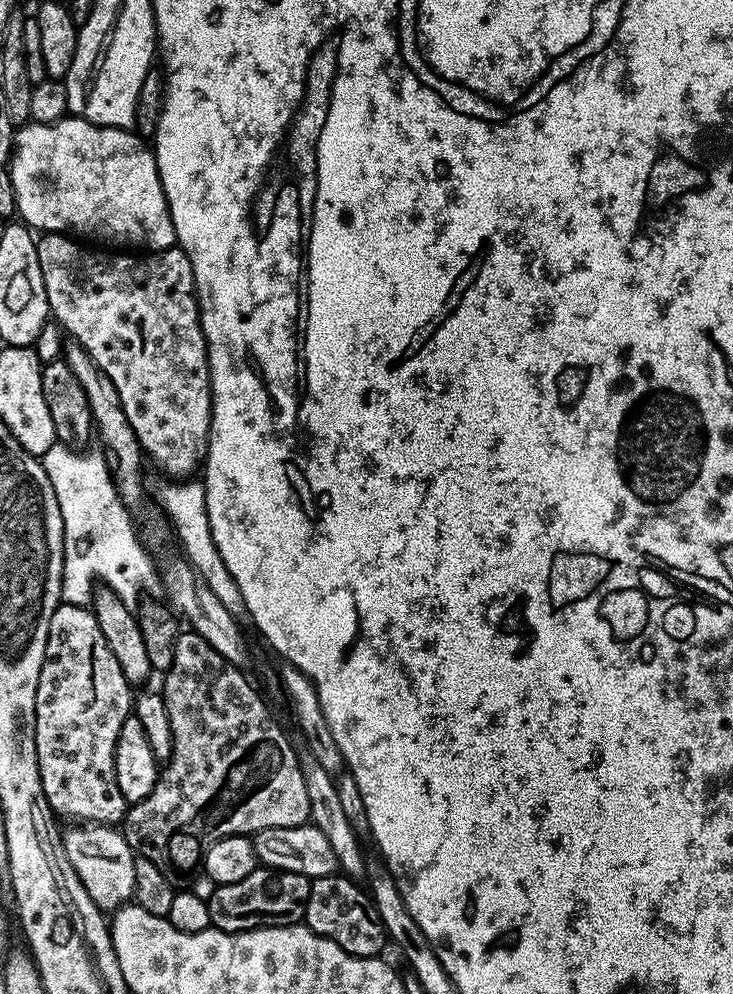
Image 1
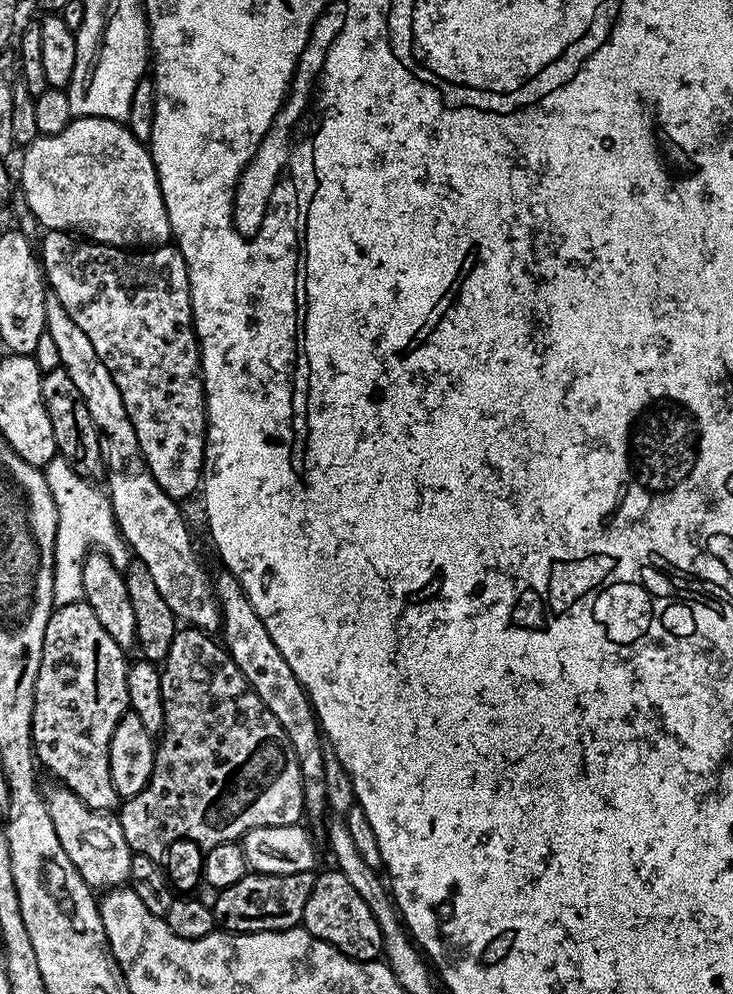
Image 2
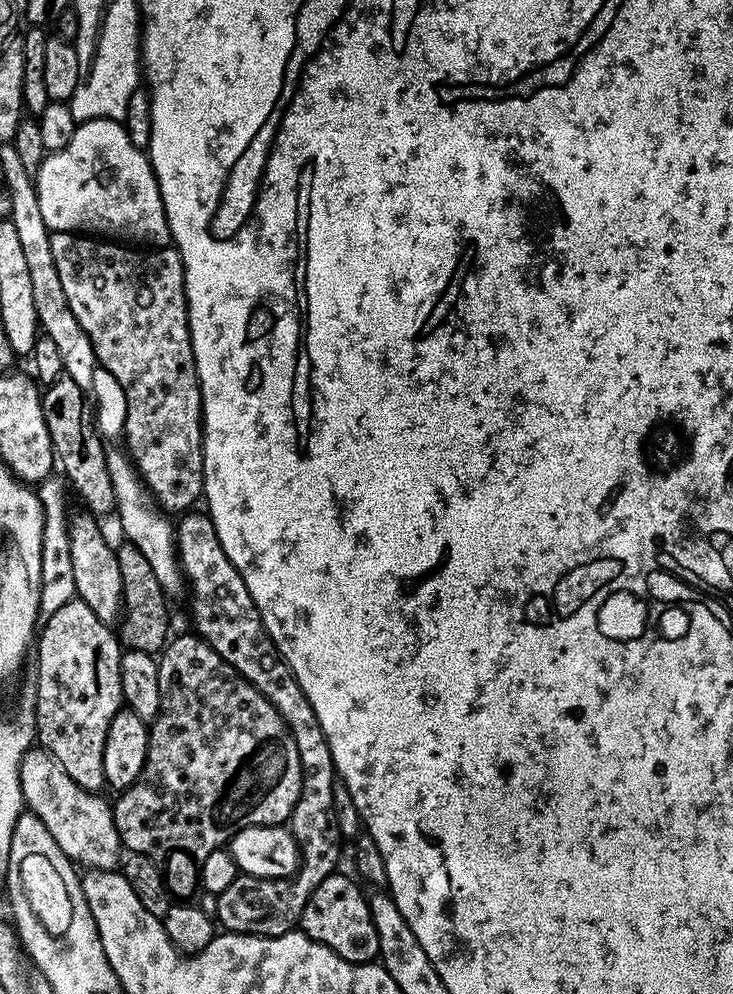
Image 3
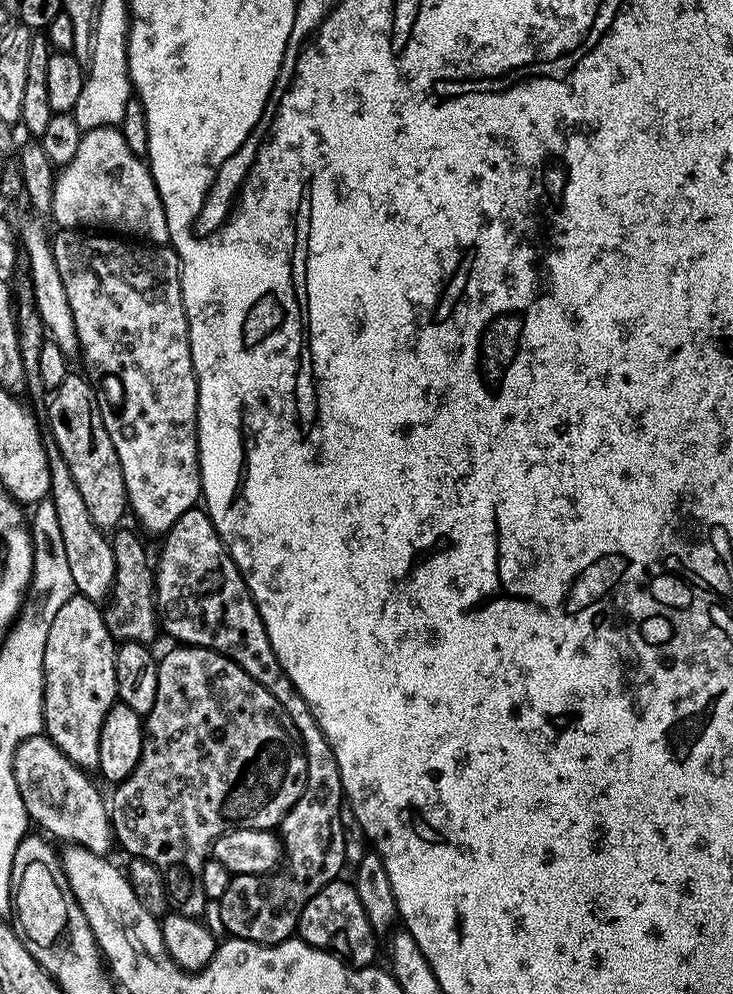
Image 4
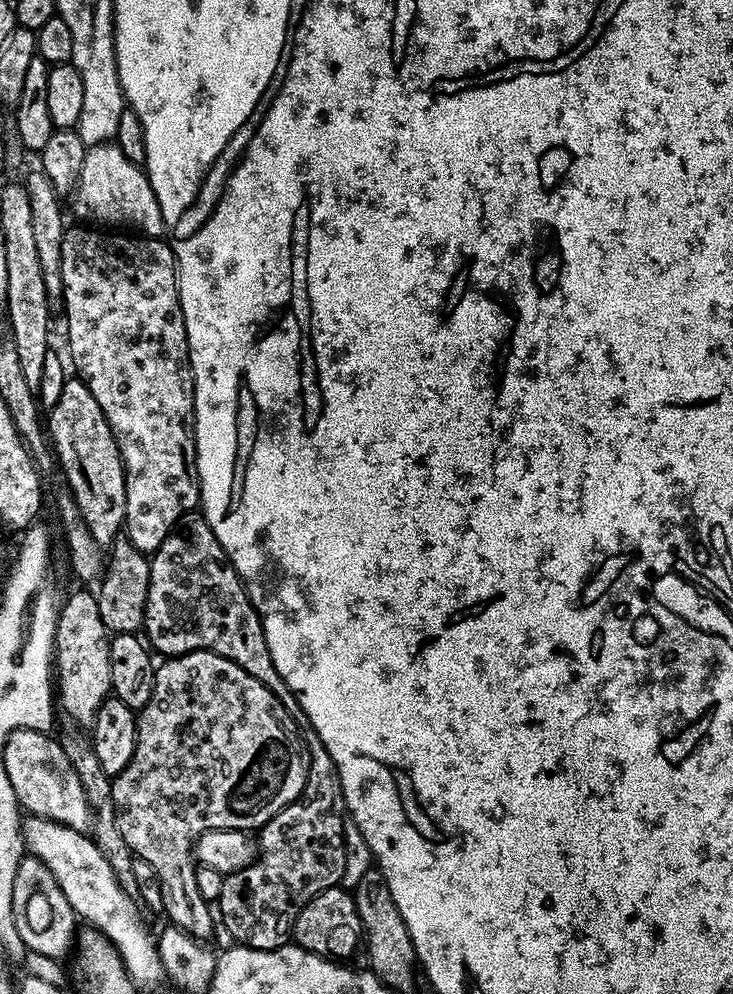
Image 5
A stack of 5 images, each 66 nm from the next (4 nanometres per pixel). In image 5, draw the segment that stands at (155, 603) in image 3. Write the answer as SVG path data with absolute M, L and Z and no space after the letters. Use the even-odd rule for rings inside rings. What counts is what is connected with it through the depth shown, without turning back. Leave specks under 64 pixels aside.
M121 534L107 545L103 575L98 580L100 592L95 593L98 614L102 614L102 626L109 634L139 633L144 626L146 594L150 590L150 560L142 550Z

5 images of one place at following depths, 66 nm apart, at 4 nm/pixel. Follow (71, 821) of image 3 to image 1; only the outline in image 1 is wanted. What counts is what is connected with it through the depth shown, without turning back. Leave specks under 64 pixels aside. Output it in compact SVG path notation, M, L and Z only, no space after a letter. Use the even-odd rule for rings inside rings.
M106 824L72 826L63 833L64 849L70 866L78 874L86 894L96 903L101 912L111 914L133 899L134 862L136 856L126 842L123 831Z

